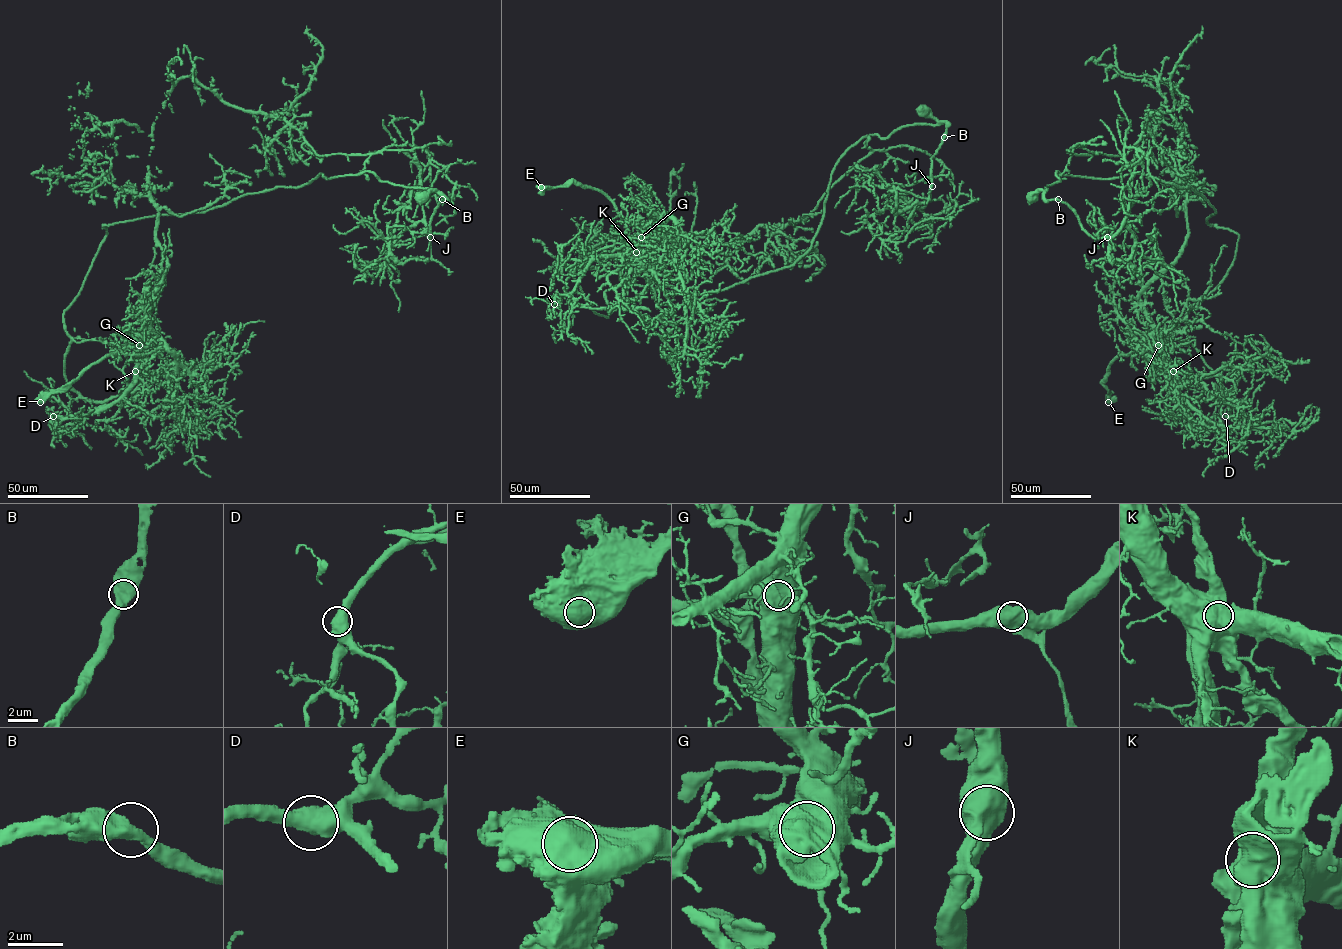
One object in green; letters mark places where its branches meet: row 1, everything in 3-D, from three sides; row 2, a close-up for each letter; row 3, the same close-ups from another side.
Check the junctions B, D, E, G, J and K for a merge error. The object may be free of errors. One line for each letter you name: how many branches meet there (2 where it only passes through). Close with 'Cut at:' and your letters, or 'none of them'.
K: Branches: 2
Cut at: K

